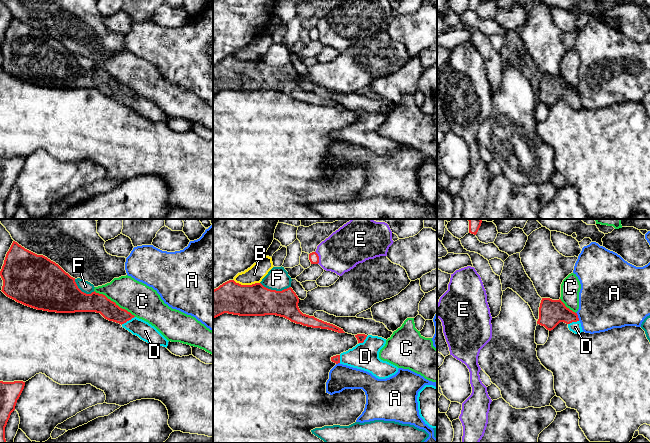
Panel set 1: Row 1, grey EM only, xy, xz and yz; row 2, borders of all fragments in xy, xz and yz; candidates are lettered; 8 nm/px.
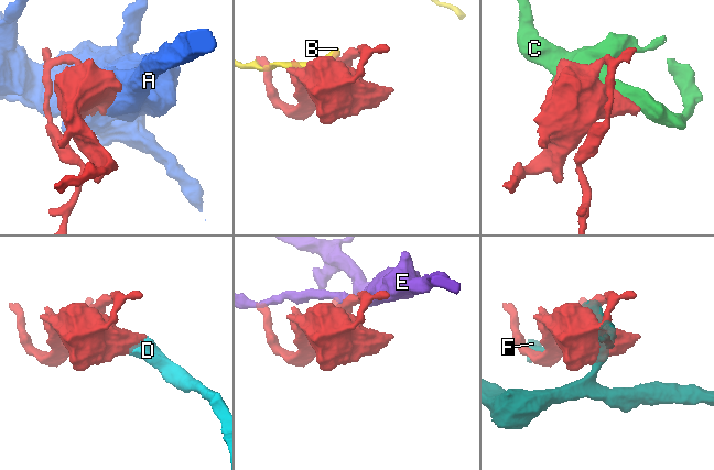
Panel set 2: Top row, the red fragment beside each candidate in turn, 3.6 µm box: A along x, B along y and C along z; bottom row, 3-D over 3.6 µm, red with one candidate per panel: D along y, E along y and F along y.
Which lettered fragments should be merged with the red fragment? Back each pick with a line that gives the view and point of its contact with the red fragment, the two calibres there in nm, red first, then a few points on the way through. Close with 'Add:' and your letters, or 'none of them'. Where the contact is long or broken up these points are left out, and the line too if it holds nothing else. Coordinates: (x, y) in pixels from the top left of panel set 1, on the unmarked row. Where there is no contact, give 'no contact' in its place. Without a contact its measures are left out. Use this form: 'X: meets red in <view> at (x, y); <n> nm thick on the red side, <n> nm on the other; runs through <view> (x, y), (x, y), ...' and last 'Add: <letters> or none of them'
D: meets red in xy at (127, 96); 150 nm thick on the red side, 140 nm on the other; runs through xy (101, 80), (127, 96), (145, 107)
Add: D

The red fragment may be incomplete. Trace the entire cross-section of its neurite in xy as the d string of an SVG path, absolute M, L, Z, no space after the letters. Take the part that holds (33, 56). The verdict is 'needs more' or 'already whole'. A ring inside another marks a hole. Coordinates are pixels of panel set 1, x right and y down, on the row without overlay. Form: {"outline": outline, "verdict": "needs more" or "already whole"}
{"outline": "M13 17L6 30L4 40L0 47L3 56L2 68L9 74L25 82L56 89L96 88L105 95L122 101L123 104L138 112L141 116L152 122L168 122L168 116L151 100L120 84L105 71L82 68L75 54L66 49L58 40L43 31L37 31L17 18Z", "verdict": "needs more"}

